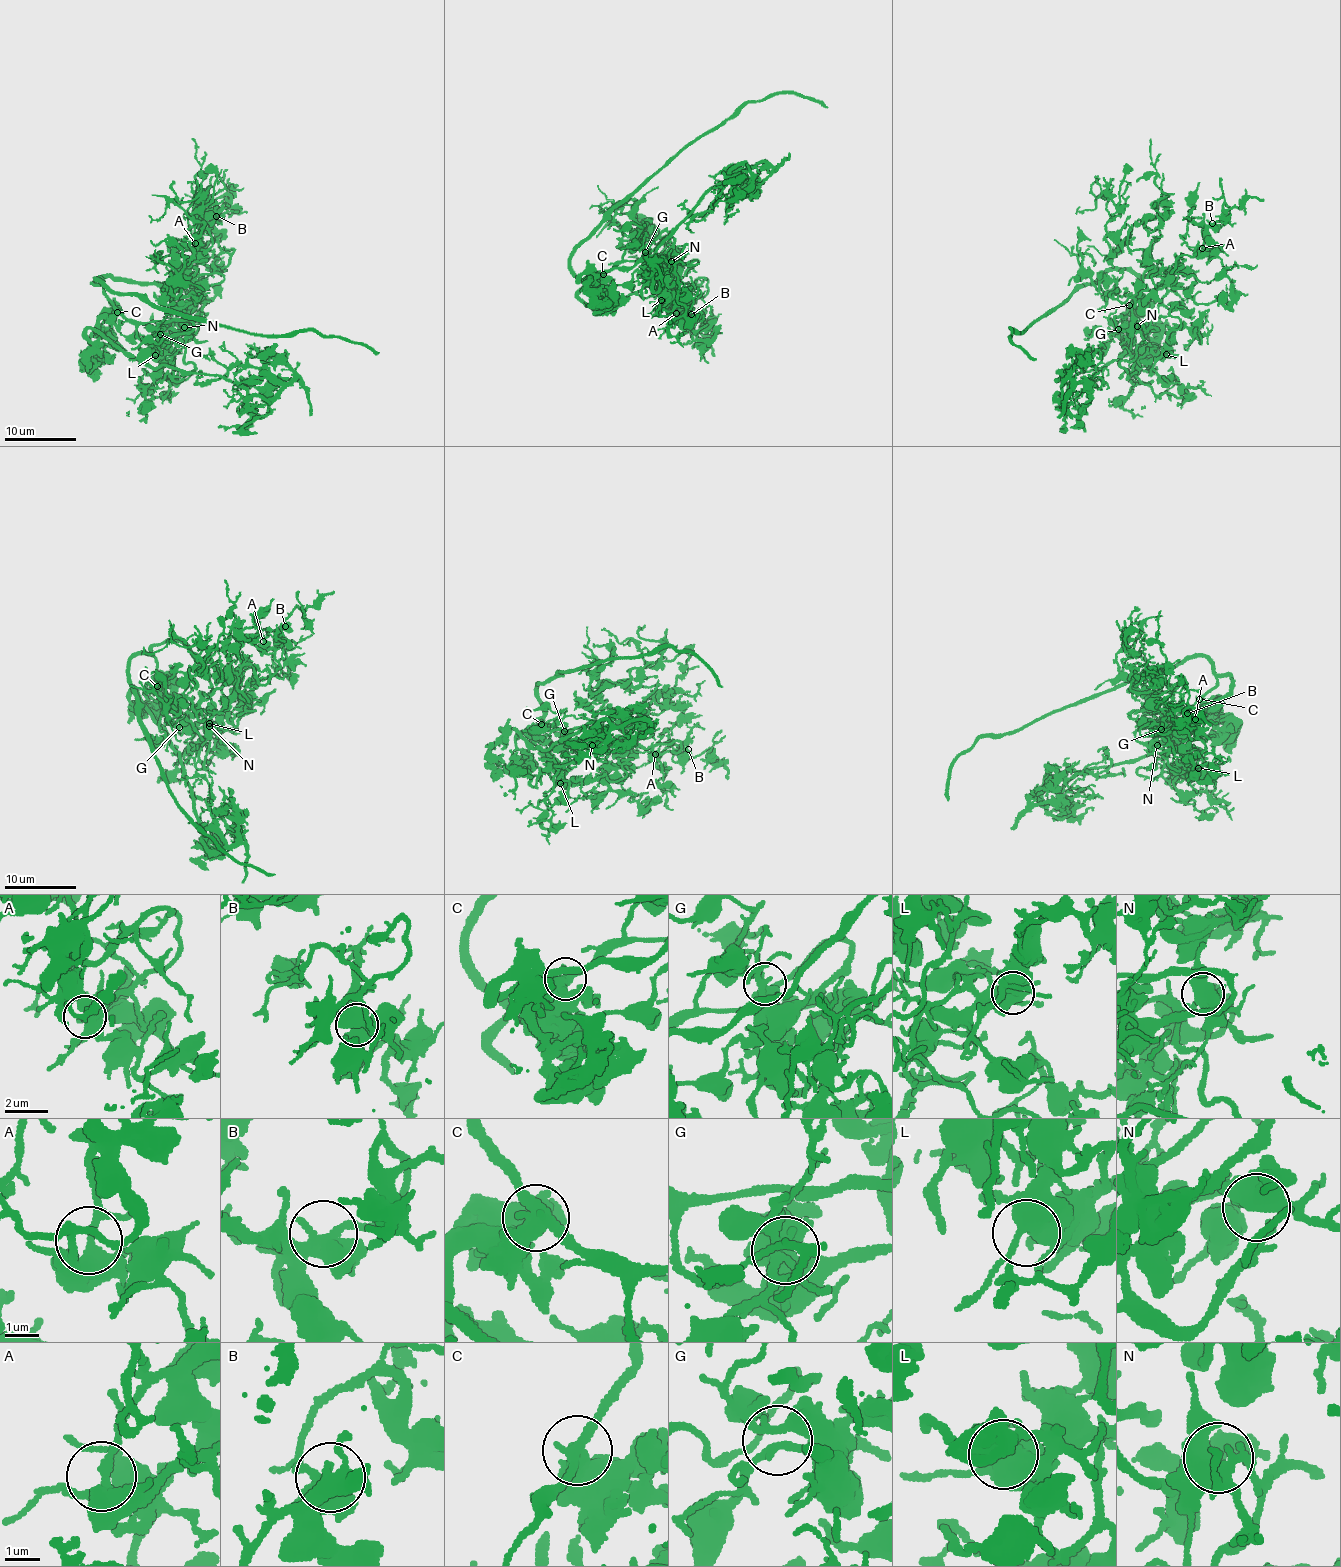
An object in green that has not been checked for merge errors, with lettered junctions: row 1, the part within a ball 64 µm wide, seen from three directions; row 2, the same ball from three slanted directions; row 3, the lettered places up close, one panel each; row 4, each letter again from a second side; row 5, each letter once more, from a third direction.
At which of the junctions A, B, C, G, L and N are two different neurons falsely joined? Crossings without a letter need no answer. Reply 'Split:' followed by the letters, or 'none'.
Split: C

